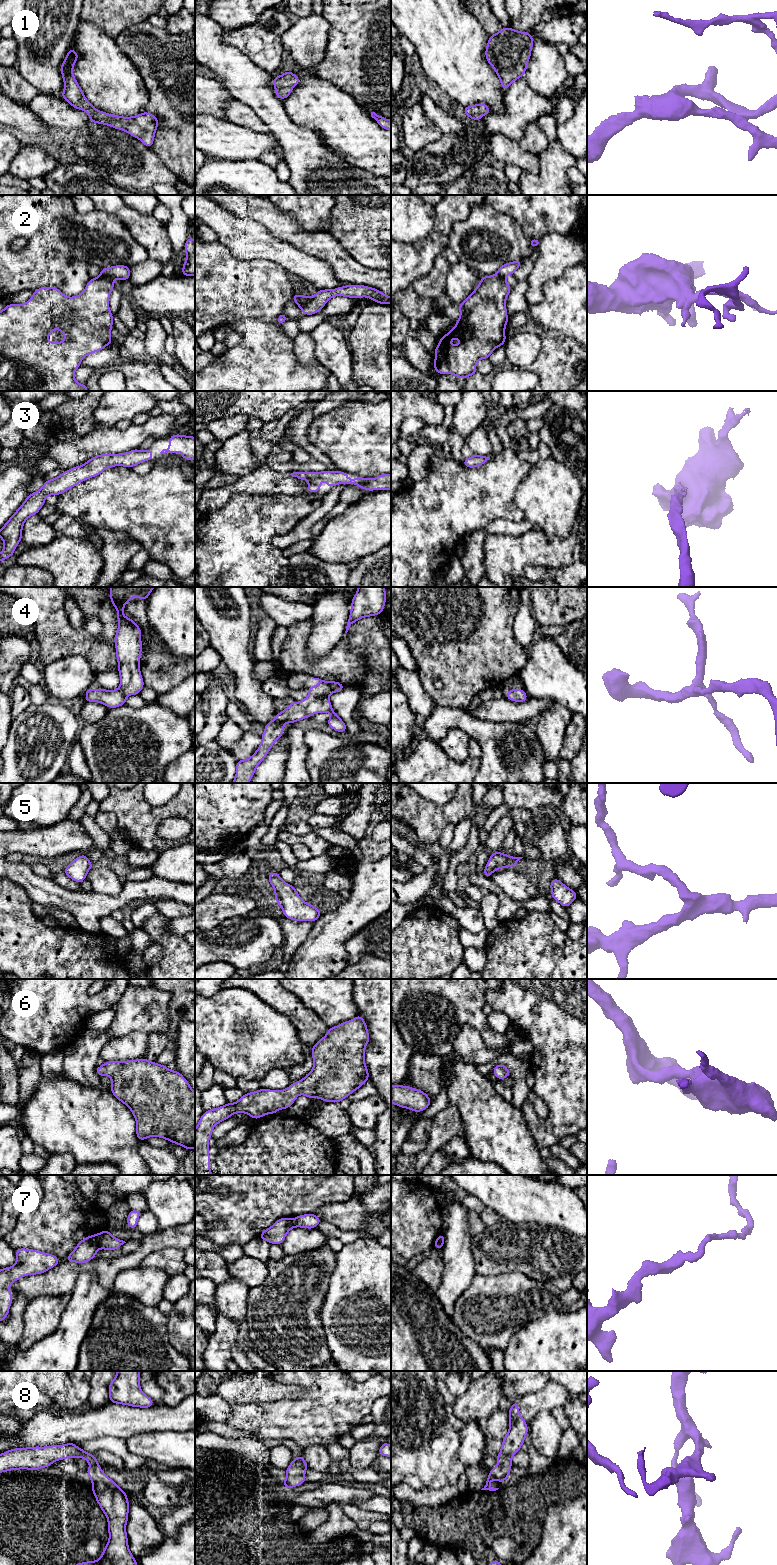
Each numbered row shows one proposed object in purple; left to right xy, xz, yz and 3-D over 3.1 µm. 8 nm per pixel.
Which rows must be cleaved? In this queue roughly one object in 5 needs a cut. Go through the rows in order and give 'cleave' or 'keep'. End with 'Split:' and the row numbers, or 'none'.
1: keep
2: cleave
3: keep
4: keep
5: keep
6: keep
7: cleave
8: keep
Split: 2, 7

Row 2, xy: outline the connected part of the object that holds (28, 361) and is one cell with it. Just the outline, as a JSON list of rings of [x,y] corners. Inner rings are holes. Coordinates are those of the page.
[[[100,275],[97,278],[91,278],[87,283],[84,291],[75,297],[65,296],[58,288],[41,287],[33,291],[33,296],[24,304],[7,304],[0,311],[0,391],[88,391],[86,384],[79,384],[74,378],[74,372],[81,366],[81,361],[84,357],[91,353],[99,352],[107,345],[112,344],[111,328],[113,326],[113,314],[109,309],[109,297],[114,289],[114,279]],[[58,329],[65,335],[62,342],[52,343],[48,340],[49,334]]]

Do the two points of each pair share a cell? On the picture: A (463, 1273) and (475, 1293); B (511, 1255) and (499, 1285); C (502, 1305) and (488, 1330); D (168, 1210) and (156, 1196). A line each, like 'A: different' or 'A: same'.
A: different
B: different
C: same
D: same

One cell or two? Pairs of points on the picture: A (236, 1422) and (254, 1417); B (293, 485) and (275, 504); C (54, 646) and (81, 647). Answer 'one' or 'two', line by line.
A: one
B: two
C: one

